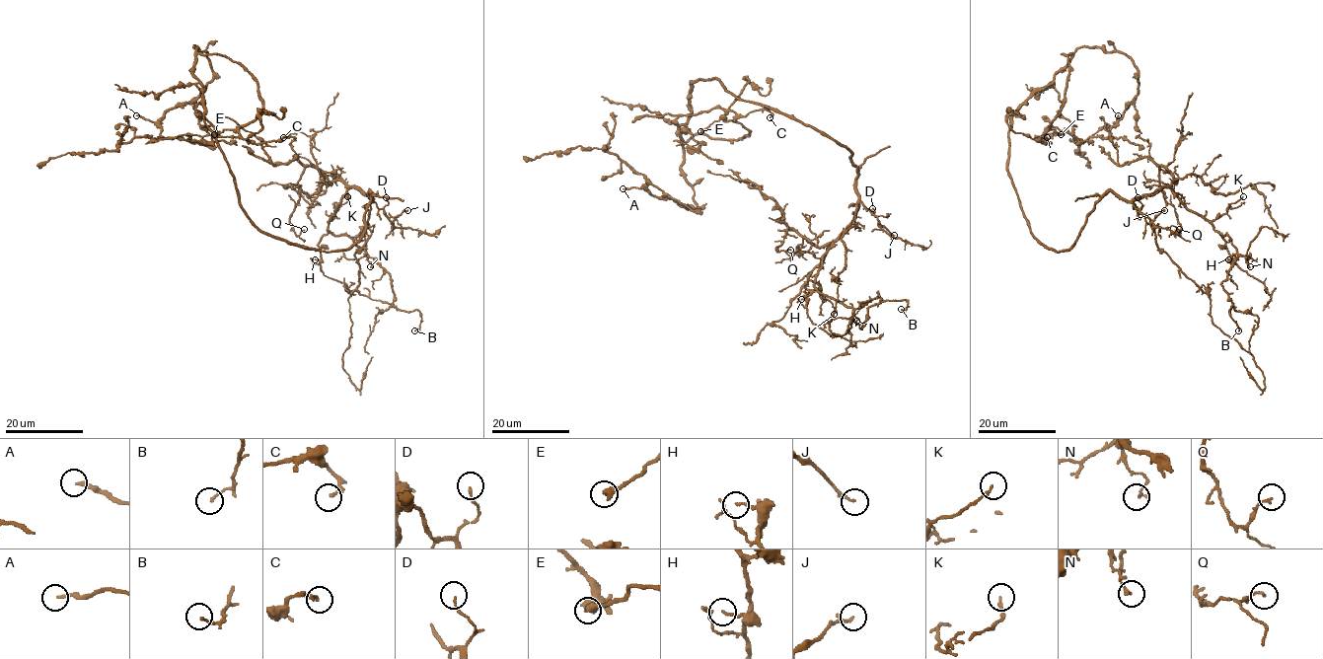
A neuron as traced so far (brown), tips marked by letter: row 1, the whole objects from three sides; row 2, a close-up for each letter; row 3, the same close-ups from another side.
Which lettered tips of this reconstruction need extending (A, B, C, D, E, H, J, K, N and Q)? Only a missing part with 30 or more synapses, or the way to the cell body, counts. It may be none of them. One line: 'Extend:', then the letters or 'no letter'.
Extend: no letter

